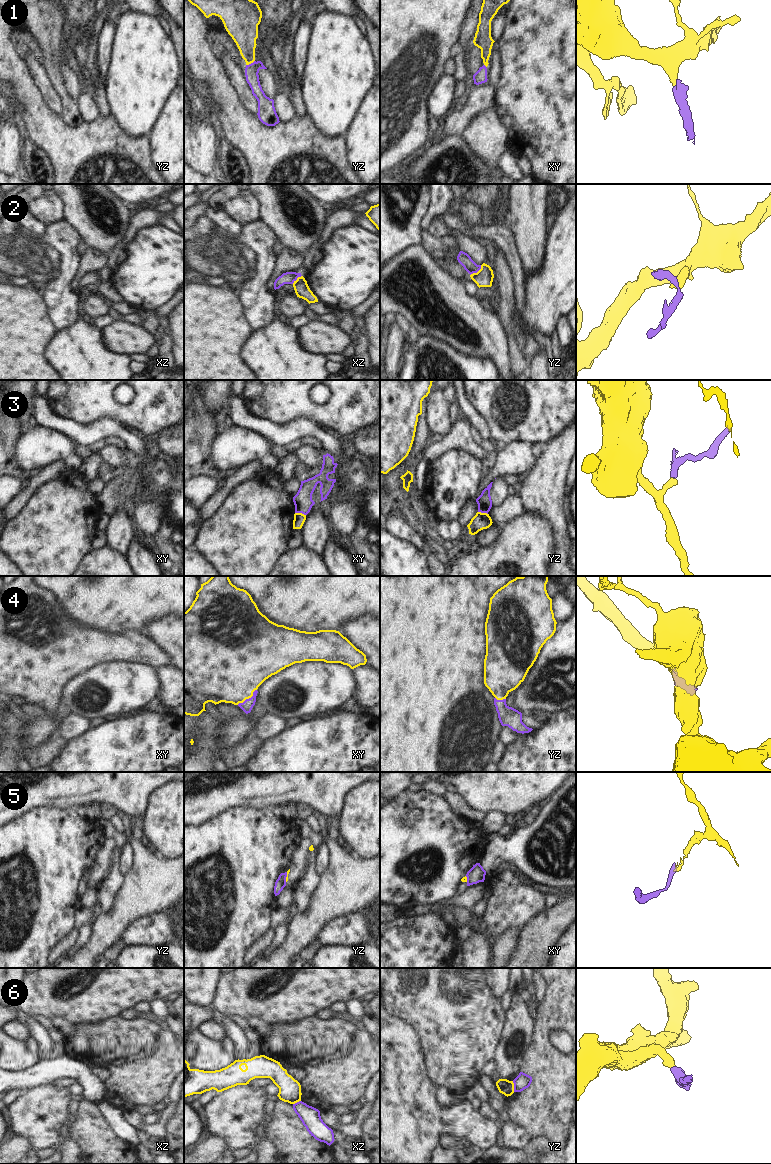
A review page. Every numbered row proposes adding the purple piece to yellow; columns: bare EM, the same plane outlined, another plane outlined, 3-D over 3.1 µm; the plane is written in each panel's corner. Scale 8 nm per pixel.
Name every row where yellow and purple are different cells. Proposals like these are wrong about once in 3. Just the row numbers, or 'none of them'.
2, 3, 5, 6

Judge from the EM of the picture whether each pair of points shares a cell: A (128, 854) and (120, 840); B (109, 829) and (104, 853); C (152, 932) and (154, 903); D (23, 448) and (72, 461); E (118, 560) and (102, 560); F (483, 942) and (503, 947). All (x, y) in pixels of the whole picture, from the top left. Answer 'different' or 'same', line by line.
A: different
B: different
C: different
D: same
E: same
F: different

